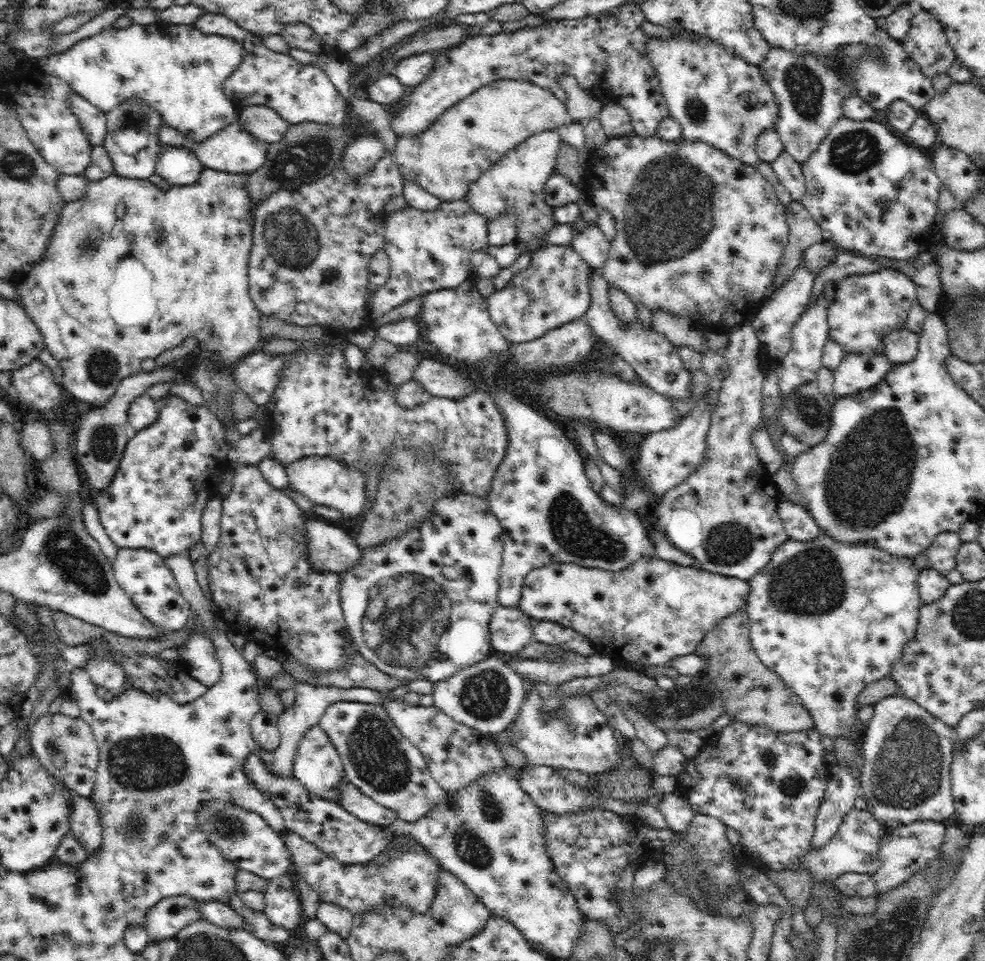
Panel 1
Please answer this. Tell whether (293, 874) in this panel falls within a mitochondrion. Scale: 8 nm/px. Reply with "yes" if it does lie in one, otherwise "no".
no

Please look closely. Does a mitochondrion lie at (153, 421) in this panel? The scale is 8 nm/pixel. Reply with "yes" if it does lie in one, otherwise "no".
no

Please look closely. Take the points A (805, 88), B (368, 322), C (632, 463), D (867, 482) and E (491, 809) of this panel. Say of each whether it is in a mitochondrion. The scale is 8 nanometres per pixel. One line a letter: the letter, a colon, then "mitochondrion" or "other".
A: mitochondrion
B: other
C: other
D: mitochondrion
E: mitochondrion

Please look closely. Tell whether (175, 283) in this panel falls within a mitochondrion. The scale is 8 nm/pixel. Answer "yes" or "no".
no

